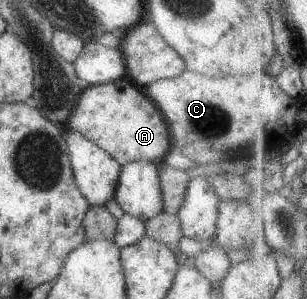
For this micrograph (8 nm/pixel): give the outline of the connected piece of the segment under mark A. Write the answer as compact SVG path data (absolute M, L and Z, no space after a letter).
M126 75L120 79L101 83L100 85L89 85L83 89L76 100L76 105L69 115L65 127L67 130L78 132L101 150L107 152L120 166L133 161L161 160L171 150L170 132L158 108L152 100L143 93L143 89L135 85Z

